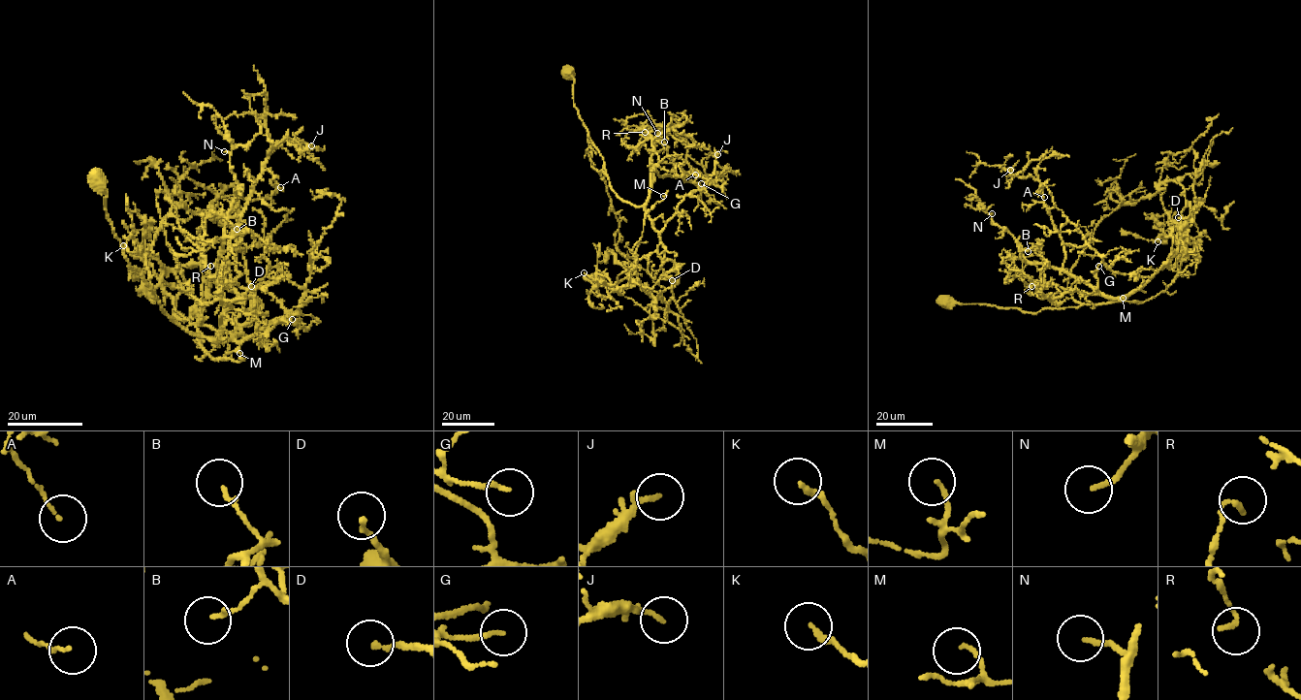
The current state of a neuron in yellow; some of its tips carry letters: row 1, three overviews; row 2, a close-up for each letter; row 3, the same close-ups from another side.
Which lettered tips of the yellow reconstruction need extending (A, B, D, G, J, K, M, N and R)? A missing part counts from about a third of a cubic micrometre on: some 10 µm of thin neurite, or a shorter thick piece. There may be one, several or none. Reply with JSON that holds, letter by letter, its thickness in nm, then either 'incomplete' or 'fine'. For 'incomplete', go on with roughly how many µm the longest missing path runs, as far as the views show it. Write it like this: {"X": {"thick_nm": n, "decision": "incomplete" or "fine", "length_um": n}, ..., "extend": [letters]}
{"A": {"thick_nm": 90, "decision": "fine"}, "B": {"thick_nm": 130, "decision": "fine"}, "D": {"thick_nm": 150, "decision": "fine"}, "G": {"thick_nm": 120, "decision": "fine"}, "J": {"thick_nm": 190, "decision": "fine"}, "K": {"thick_nm": 180, "decision": "fine"}, "M": {"thick_nm": 110, "decision": "fine"}, "N": {"thick_nm": 140, "decision": "incomplete", "length_um": 10}, "R": {"thick_nm": 140, "decision": "fine"}, "extend": ["N"]}

